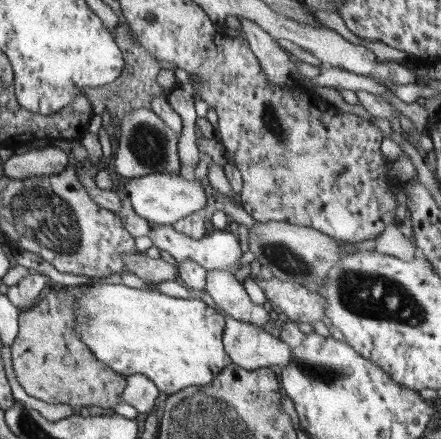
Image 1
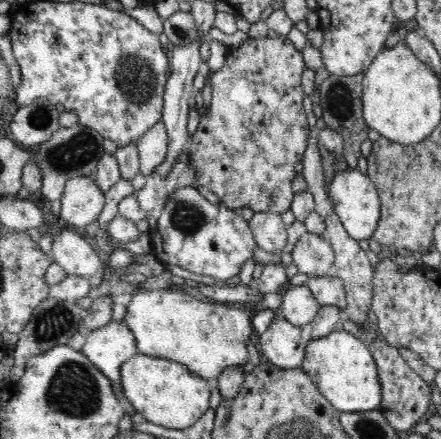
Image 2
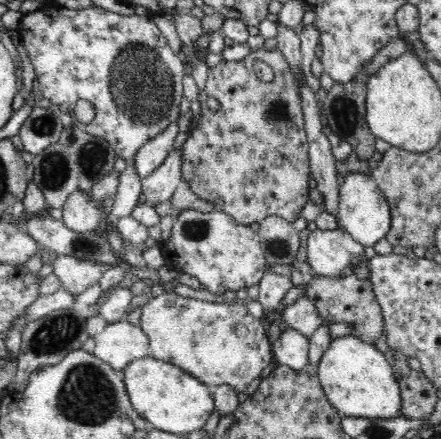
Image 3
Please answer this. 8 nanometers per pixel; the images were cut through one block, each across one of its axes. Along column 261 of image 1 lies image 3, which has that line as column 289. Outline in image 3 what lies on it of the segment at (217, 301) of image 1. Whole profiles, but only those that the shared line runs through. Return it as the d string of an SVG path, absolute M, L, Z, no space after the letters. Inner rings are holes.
M304 296L286 308L286 314L282 316L282 320L288 322L288 326L292 330L300 332L306 338L312 338L318 332L318 326L322 326L322 322L326 322L320 316L318 308Z

